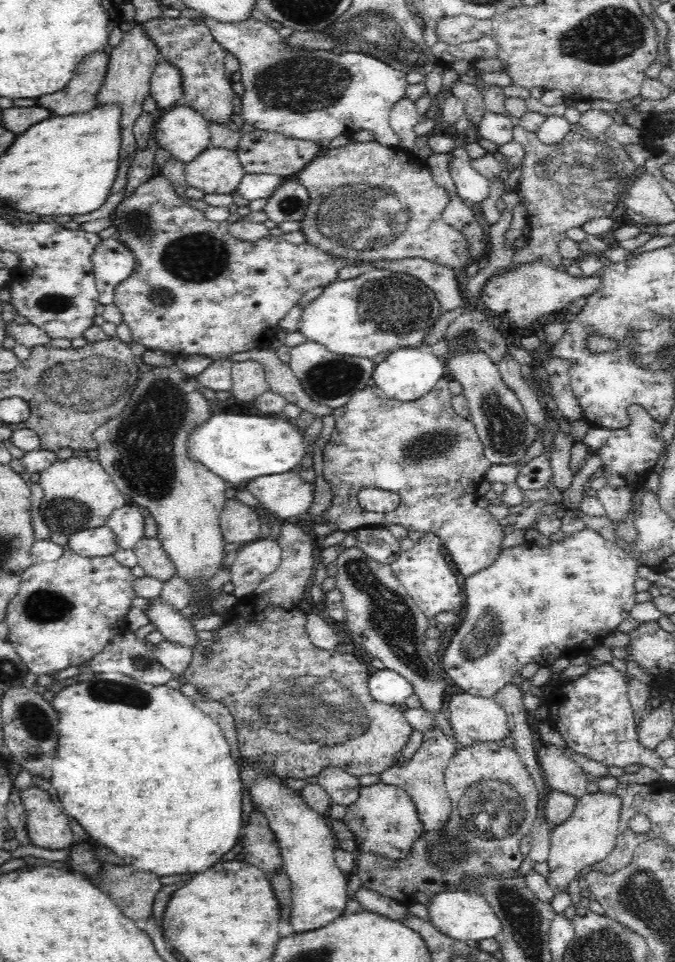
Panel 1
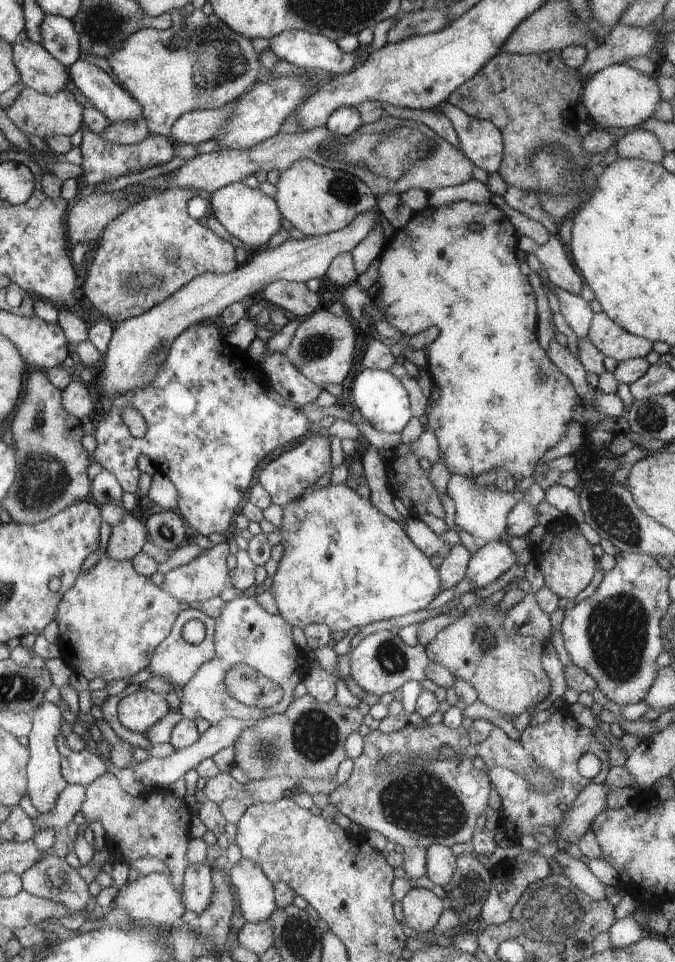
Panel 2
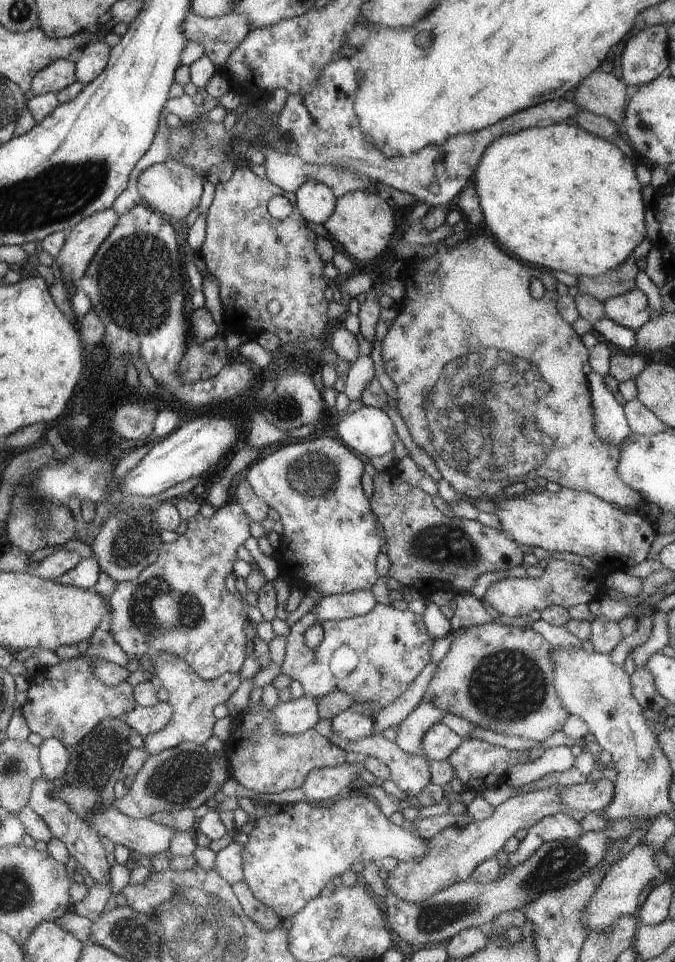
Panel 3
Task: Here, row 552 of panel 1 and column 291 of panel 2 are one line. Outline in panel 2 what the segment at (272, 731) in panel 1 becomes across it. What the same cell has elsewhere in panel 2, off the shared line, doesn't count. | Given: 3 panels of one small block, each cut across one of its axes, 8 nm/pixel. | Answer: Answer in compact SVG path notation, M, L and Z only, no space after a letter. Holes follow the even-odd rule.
M273 282L265 286L259 294L263 294L263 300L267 304L273 304L281 308L281 312L291 312L299 320L313 314L319 306L319 296L317 292L311 292L305 284L299 282Z

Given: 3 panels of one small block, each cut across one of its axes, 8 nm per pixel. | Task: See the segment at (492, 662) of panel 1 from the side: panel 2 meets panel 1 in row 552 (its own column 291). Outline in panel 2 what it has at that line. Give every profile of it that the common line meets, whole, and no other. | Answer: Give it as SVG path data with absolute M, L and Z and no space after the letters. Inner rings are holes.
M329 484L325 488L311 490L309 494L291 500L281 508L279 544L283 546L283 556L273 574L271 594L279 616L293 628L305 630L311 624L327 626L331 632L347 632L353 626L373 624L377 620L389 620L409 612L423 610L441 590L443 582L437 580L437 570L429 564L429 558L417 544L407 536L405 528L383 516L369 498L359 496L347 484Z

